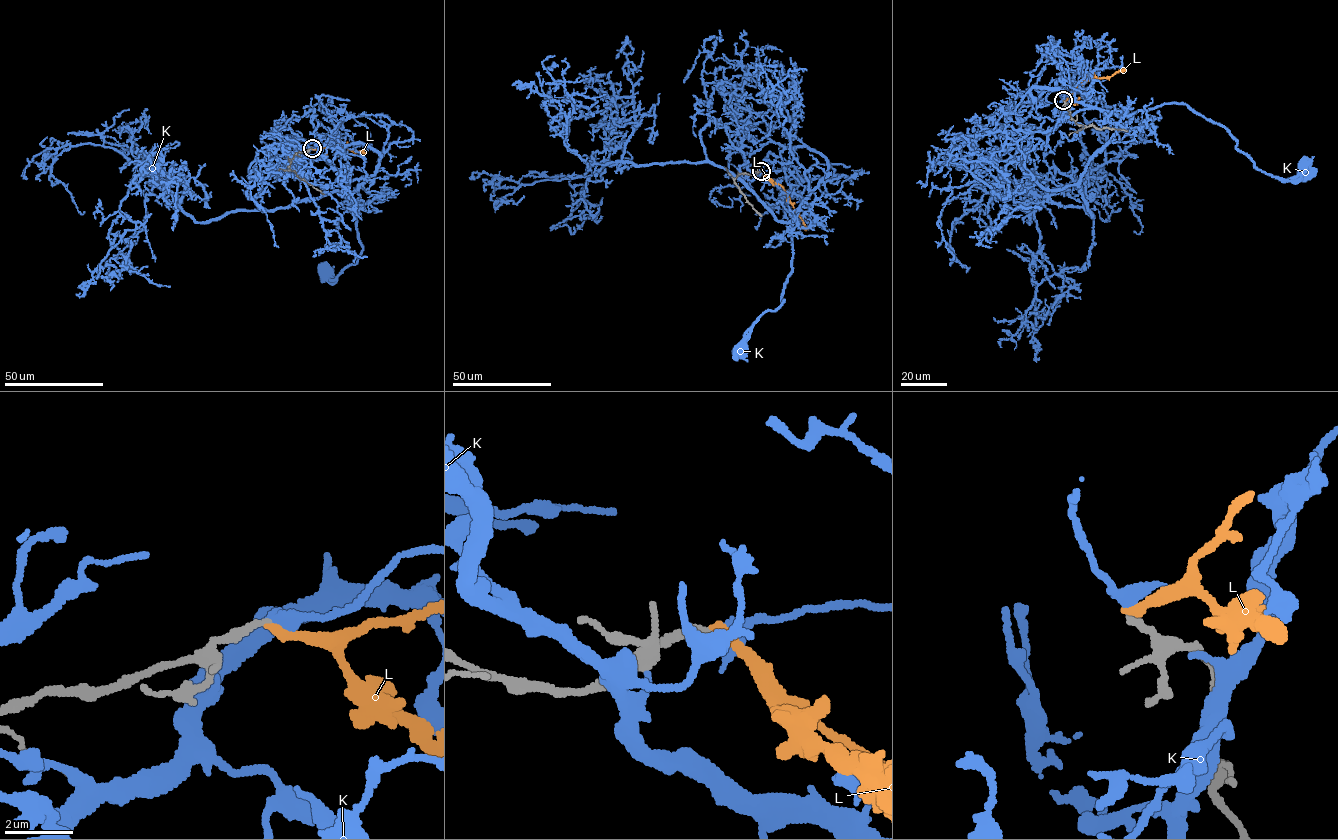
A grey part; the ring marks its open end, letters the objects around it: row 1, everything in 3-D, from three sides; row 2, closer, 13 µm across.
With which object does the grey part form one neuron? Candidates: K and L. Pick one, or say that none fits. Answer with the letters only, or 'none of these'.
K

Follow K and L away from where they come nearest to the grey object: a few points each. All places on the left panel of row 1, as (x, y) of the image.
K: (312, 148), (338, 138), (330, 145), (361, 143), (381, 157), (354, 188), (361, 253), (335, 279), (325, 270)
L: (311, 148), (342, 145), (353, 152), (357, 151)

